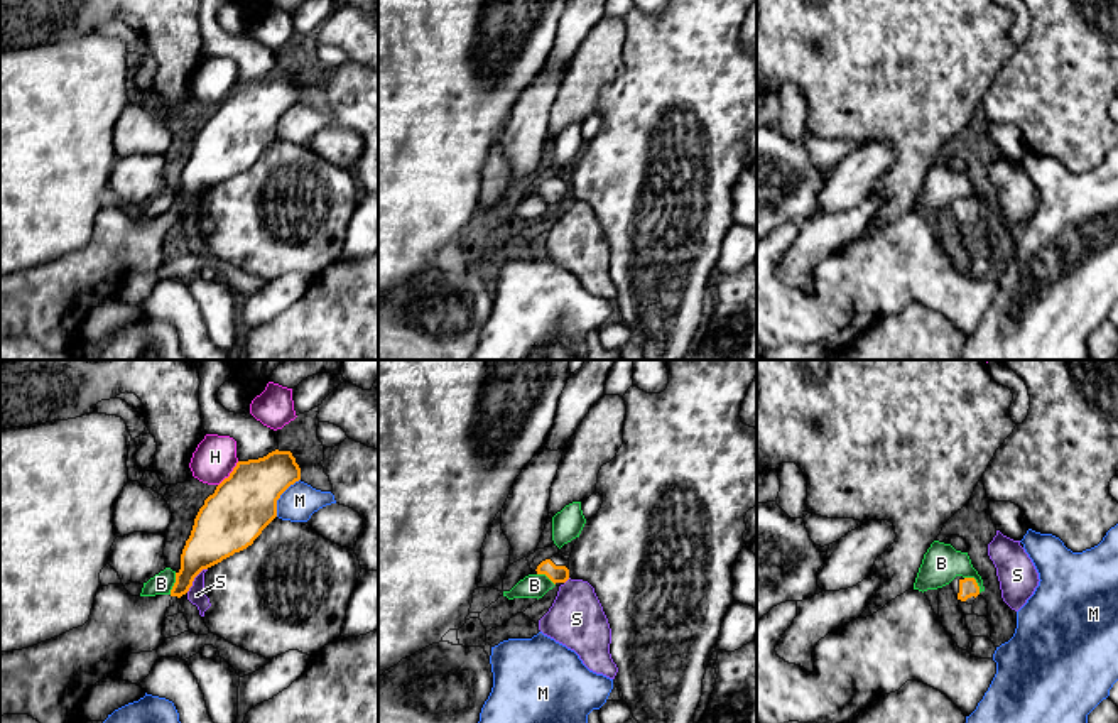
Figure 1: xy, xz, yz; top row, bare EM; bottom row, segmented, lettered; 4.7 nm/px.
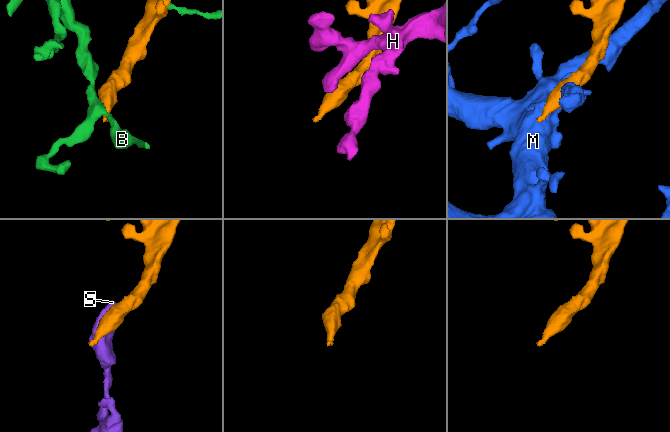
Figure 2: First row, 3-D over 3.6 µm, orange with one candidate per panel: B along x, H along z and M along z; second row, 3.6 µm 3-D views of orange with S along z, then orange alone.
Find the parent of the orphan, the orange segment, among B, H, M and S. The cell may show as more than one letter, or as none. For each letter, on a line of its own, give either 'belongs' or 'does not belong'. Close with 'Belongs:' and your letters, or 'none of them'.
B: does not belong
H: does not belong
M: does not belong
S: does not belong
Belongs: none of them

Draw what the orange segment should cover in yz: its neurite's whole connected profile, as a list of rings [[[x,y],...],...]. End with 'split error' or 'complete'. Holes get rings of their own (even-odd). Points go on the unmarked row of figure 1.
[[[956,198],[949,206],[952,208],[956,220],[968,226],[973,226],[980,216],[980,208],[974,199]]]; split error

